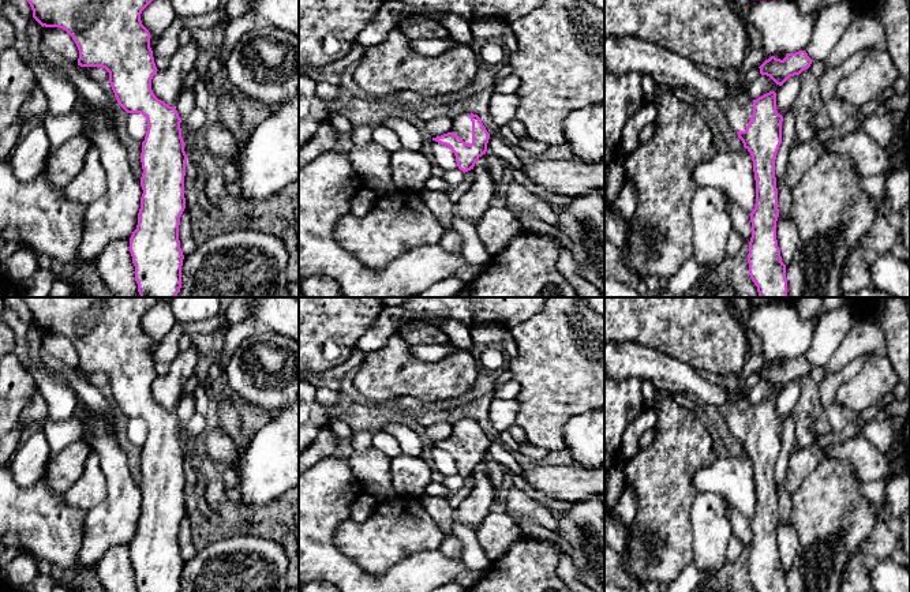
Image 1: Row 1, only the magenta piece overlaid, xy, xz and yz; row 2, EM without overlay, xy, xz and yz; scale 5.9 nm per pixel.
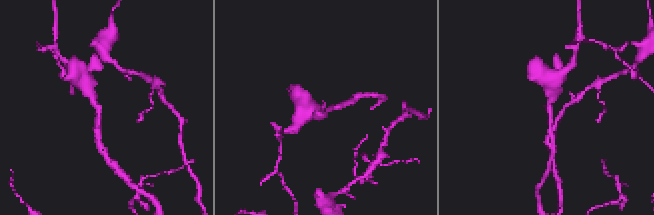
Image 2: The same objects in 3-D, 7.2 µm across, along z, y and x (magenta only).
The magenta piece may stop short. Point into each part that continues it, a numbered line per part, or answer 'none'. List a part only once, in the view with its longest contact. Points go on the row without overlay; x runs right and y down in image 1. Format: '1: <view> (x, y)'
1: xz (461, 431)

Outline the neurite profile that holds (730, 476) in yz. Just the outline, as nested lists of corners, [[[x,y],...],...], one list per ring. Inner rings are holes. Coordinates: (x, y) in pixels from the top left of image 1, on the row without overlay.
[[[748,454],[718,457],[709,465],[703,465],[694,473],[693,484],[699,494],[720,494],[748,520],[753,517],[756,510],[756,486],[752,461]]]

